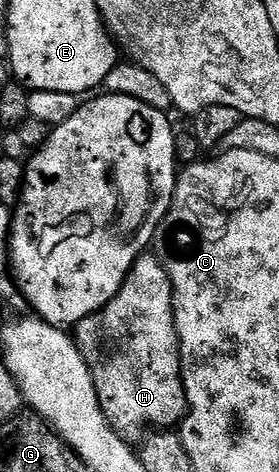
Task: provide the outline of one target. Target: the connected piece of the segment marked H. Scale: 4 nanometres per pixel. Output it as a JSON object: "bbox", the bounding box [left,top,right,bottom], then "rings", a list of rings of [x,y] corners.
{"bbox":[73,257,187,439],"rings":[[[139,257],[115,298],[101,311],[89,315],[74,326],[73,336],[75,345],[93,375],[101,411],[116,433],[132,439],[146,425],[175,427],[186,417],[187,393],[183,389],[183,378],[179,372],[179,336],[175,330],[173,291],[167,268],[158,257]]]}

